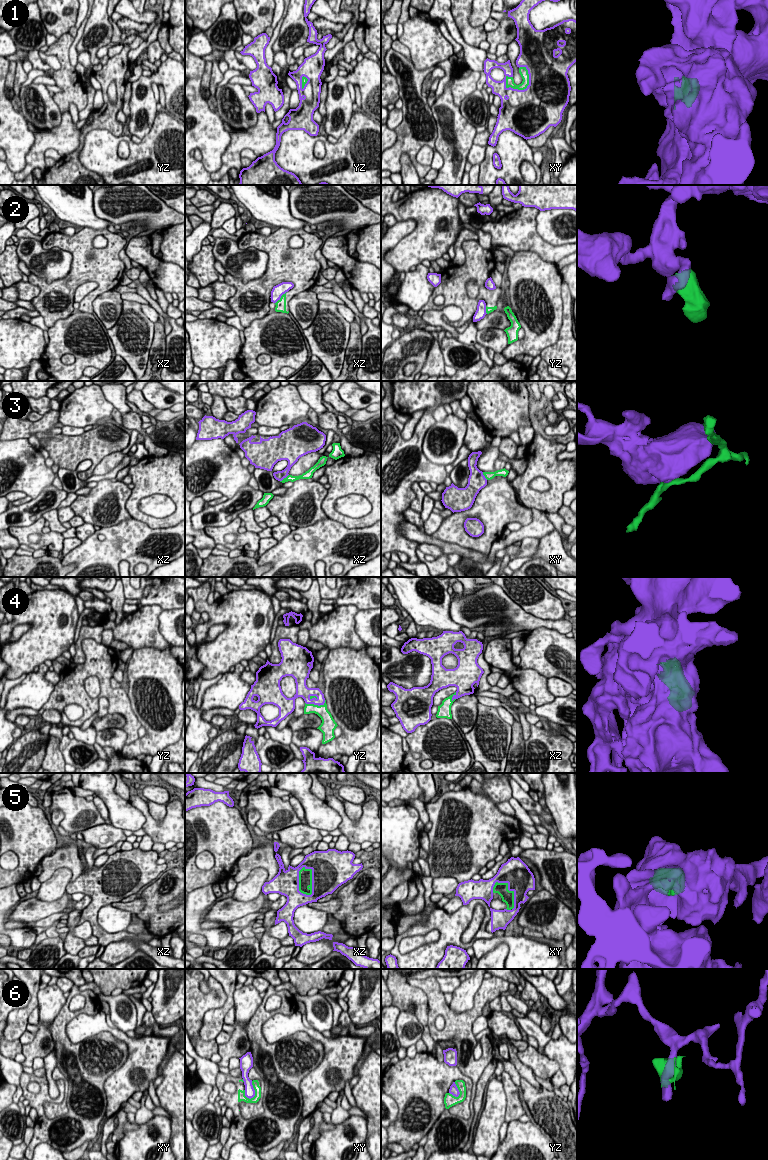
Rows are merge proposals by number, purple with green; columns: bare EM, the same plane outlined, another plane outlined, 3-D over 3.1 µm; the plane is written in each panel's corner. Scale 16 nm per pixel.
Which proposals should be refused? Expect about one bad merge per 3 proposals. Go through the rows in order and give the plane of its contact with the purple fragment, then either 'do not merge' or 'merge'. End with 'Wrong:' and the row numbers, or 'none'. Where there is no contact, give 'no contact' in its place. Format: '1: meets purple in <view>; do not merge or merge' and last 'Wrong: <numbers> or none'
1: meets purple in xy; merge
2: meets purple in xz; do not merge
3: meets purple in xz; do not merge
4: meets purple in yz; merge
5: meets purple in xz; merge
6: meets purple in xy; do not merge
Wrong: 2, 3, 6

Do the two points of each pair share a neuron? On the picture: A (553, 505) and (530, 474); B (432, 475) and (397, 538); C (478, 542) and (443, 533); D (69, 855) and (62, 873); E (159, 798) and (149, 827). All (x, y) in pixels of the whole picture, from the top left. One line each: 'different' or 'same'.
A: same
B: same
C: same
D: different
E: different

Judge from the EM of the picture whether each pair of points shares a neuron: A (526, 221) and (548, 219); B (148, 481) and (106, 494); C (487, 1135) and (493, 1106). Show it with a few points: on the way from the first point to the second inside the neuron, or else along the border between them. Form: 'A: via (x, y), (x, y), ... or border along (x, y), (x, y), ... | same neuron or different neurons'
A: border along (539, 210), (536, 216), (536, 232), (540, 236) | different neurons
B: border along (131, 490), (126, 502), (126, 509), (130, 514) | different neurons
C: via (488, 1128), (493, 1113) | same neuron

